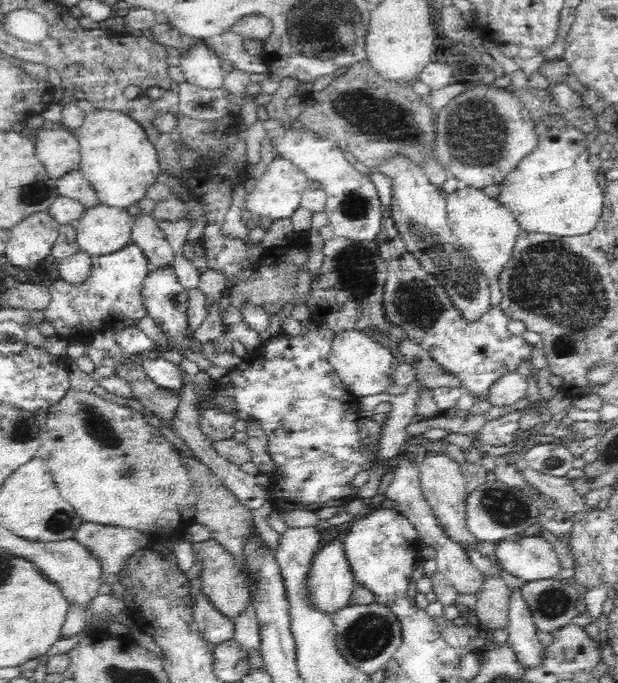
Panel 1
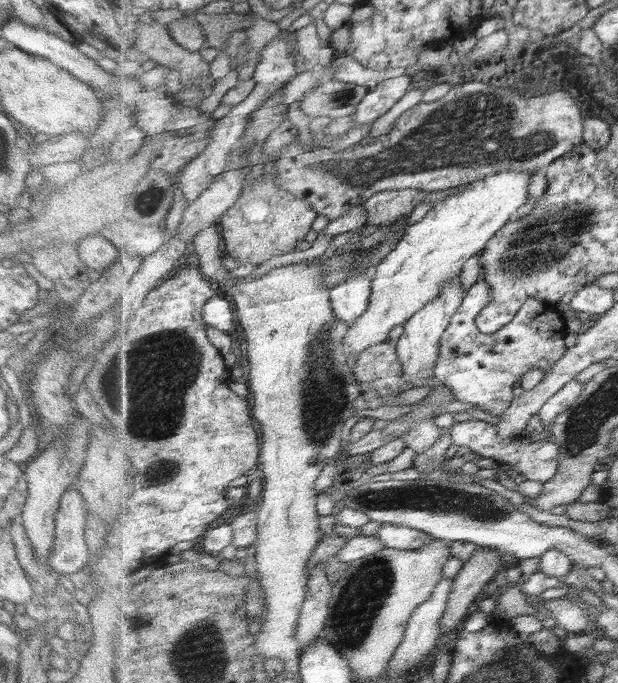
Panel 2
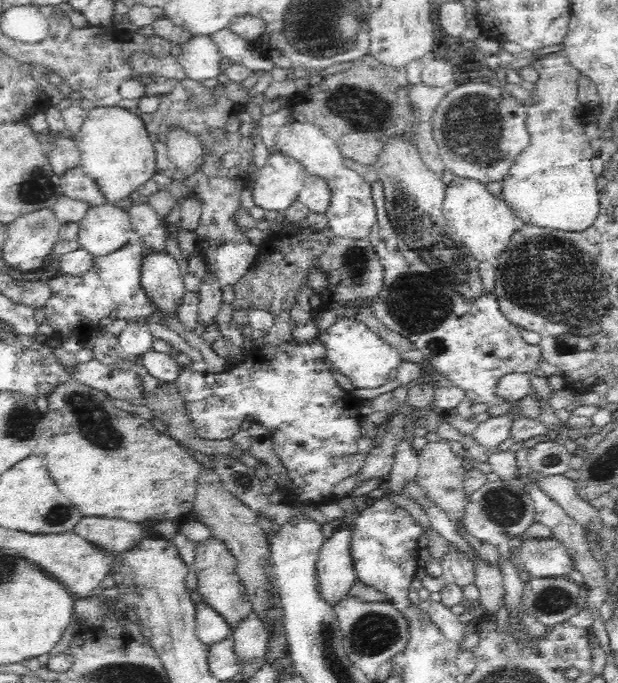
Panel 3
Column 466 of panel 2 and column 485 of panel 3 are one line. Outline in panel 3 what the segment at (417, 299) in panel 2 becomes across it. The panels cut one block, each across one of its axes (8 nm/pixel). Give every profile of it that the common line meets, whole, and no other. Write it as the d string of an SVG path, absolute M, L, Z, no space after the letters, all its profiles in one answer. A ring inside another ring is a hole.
M455 181L447 187L443 204L443 215L450 229L456 233L456 238L463 244L474 259L490 266L498 266L499 258L503 257L515 232L521 229L524 222L516 218L512 209L502 197L493 197L486 185L478 182Z

